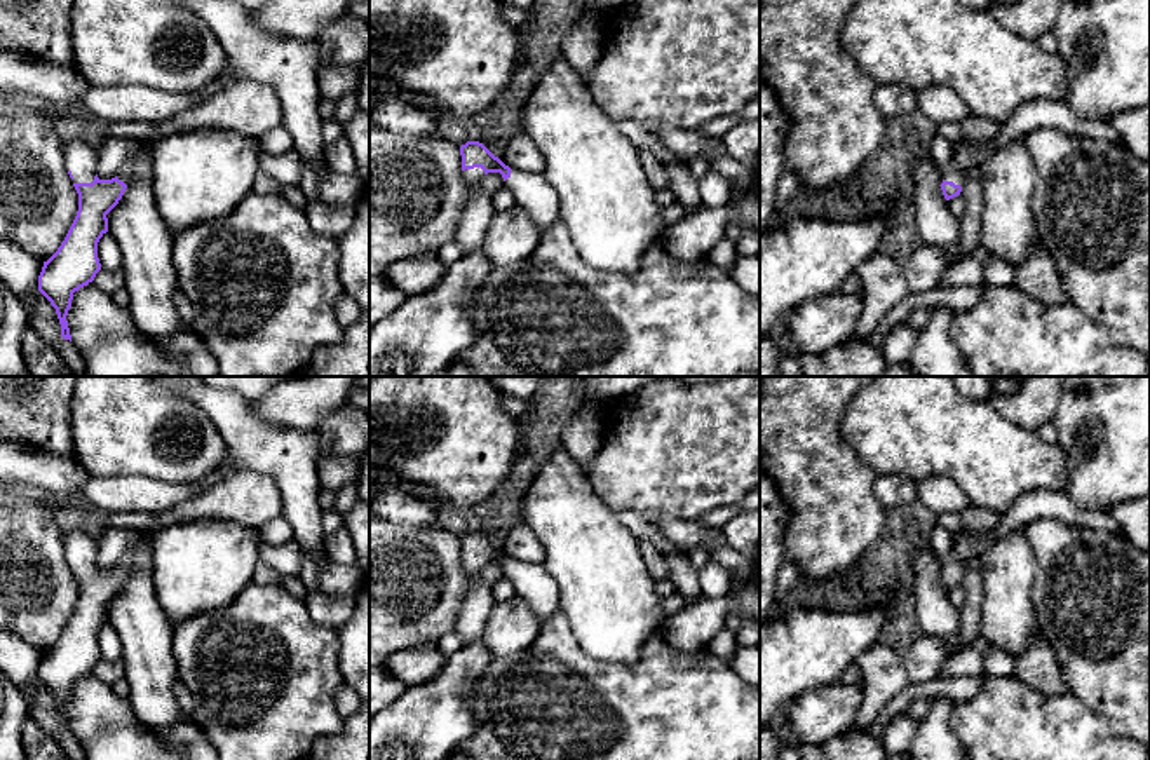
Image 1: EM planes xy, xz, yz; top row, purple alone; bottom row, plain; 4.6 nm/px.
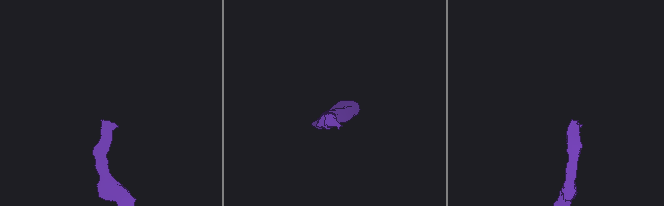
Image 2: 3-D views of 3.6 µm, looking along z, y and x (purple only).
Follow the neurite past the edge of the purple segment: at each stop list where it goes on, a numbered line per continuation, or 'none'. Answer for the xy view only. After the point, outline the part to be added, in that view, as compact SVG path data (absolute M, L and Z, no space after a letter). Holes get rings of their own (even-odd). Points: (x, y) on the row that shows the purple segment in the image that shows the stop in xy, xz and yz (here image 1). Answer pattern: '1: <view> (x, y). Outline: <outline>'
1: xy (248, 107). Outline: M240 78L213 98L157 122L157 134L139 141L138 150L129 155L117 178L127 185L136 176L153 174L153 166L145 167L139 157L145 152L152 155L153 143L164 136L193 129L228 129L258 139L279 126L284 126L284 108L274 89L256 80Z
2: xy (81, 159). Outline: M68 141L64 146L64 166L73 176L73 183L92 183L99 152L84 141Z

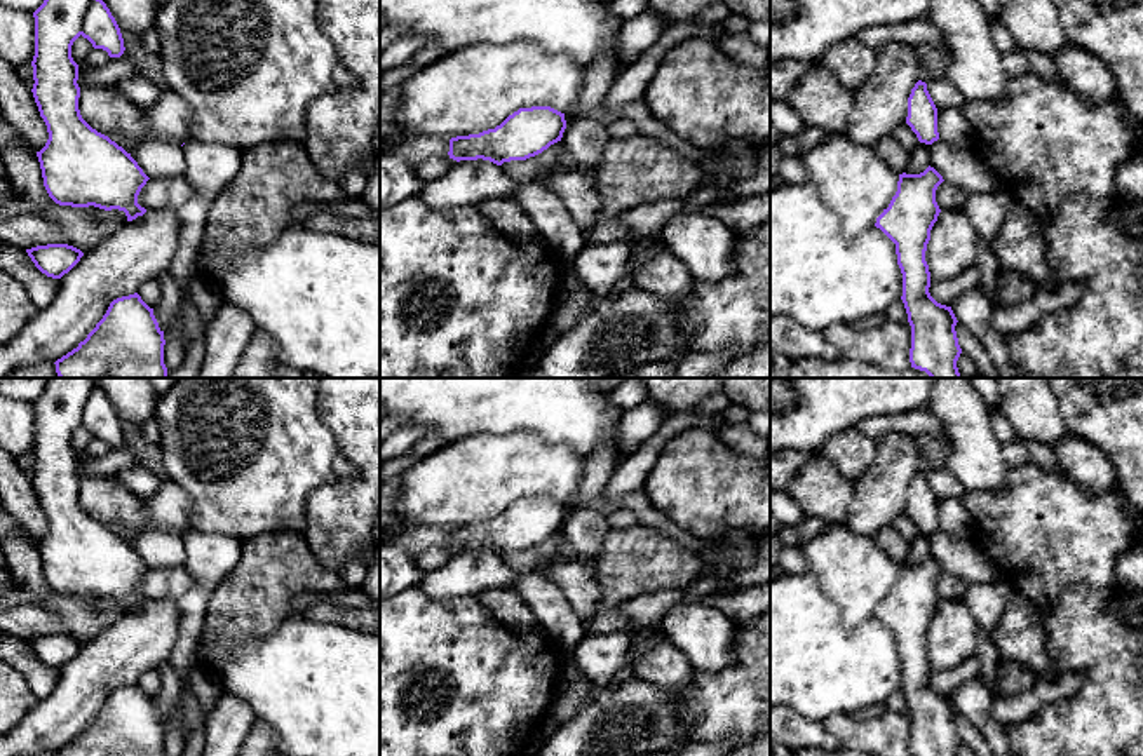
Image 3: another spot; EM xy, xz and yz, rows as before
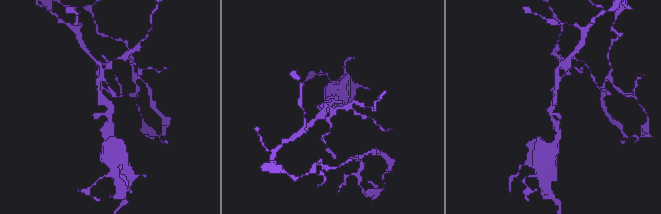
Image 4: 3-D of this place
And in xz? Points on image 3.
none

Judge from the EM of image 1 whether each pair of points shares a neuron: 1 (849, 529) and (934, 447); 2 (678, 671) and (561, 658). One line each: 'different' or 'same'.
1: different
2: same

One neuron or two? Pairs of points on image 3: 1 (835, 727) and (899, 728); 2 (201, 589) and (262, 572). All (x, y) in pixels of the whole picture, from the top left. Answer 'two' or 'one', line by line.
1: one
2: two

